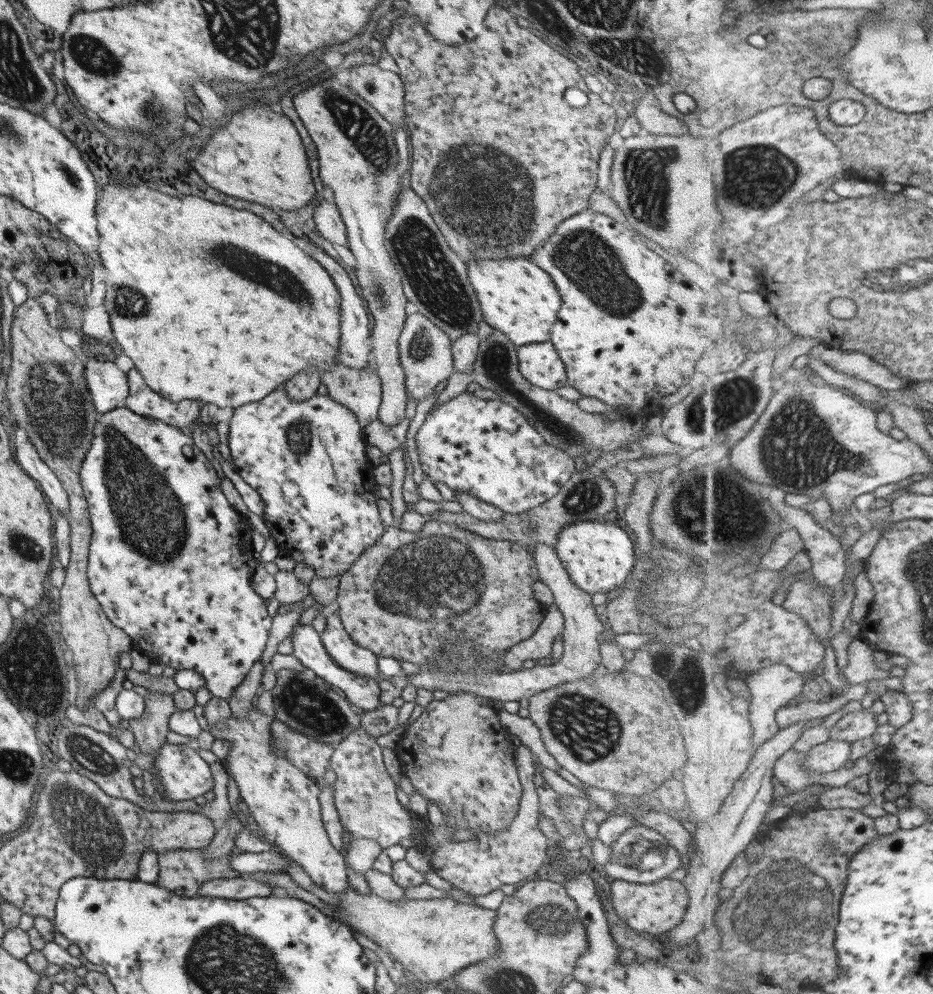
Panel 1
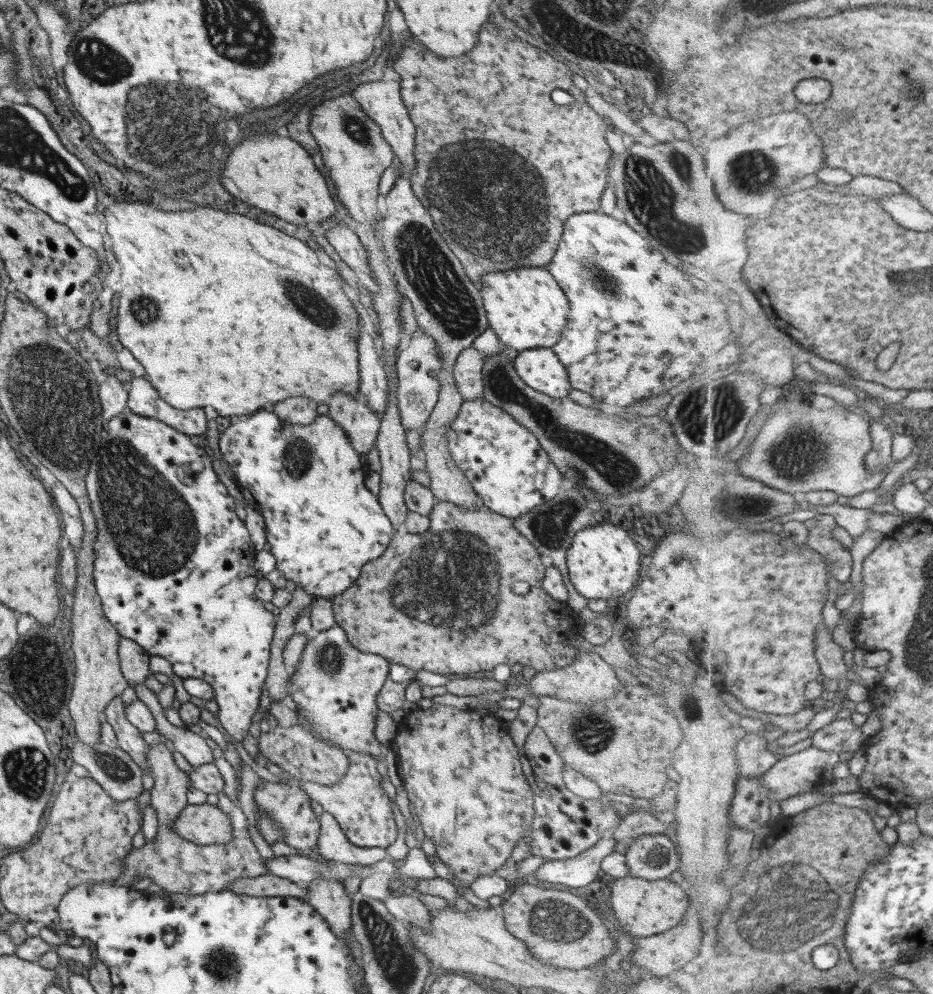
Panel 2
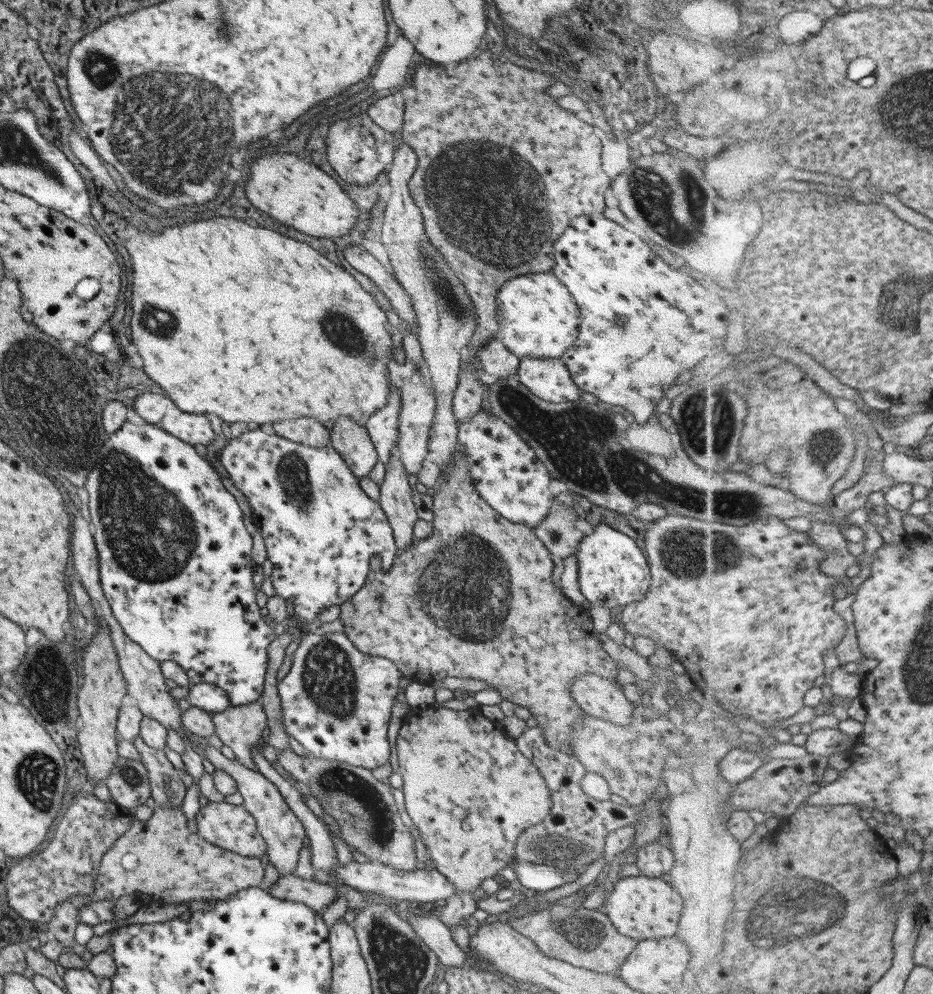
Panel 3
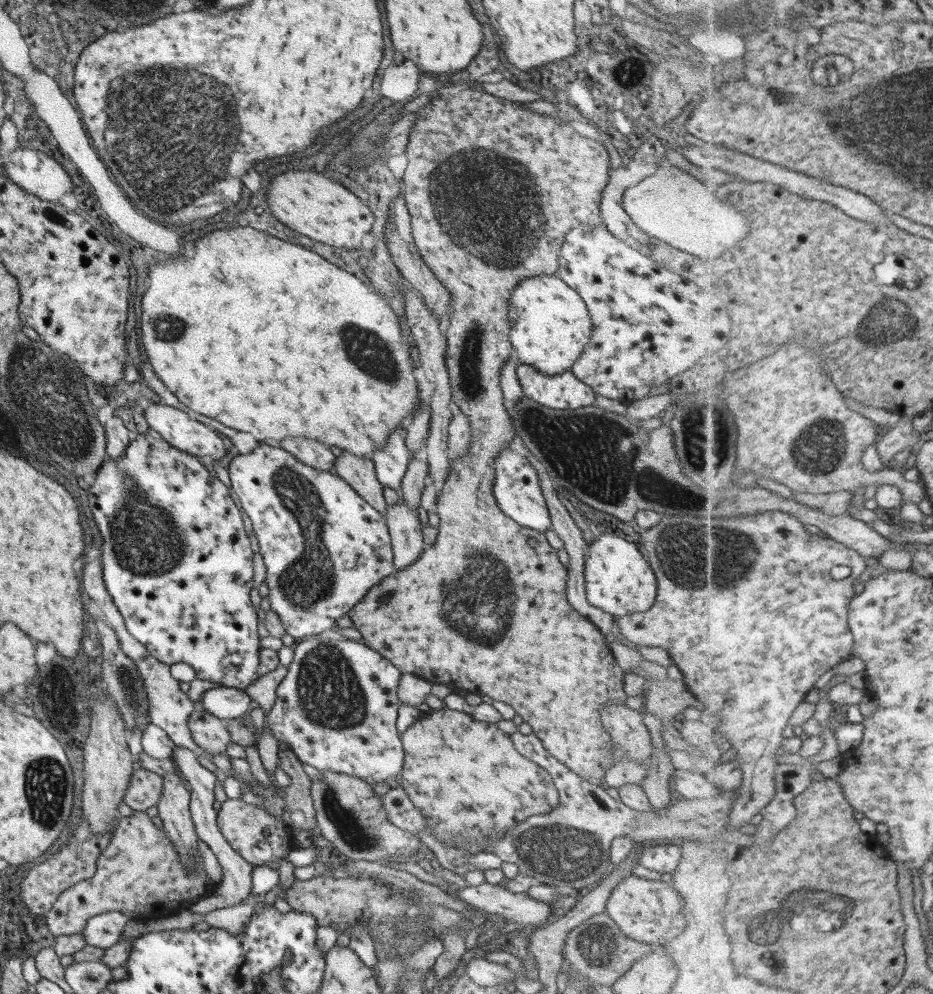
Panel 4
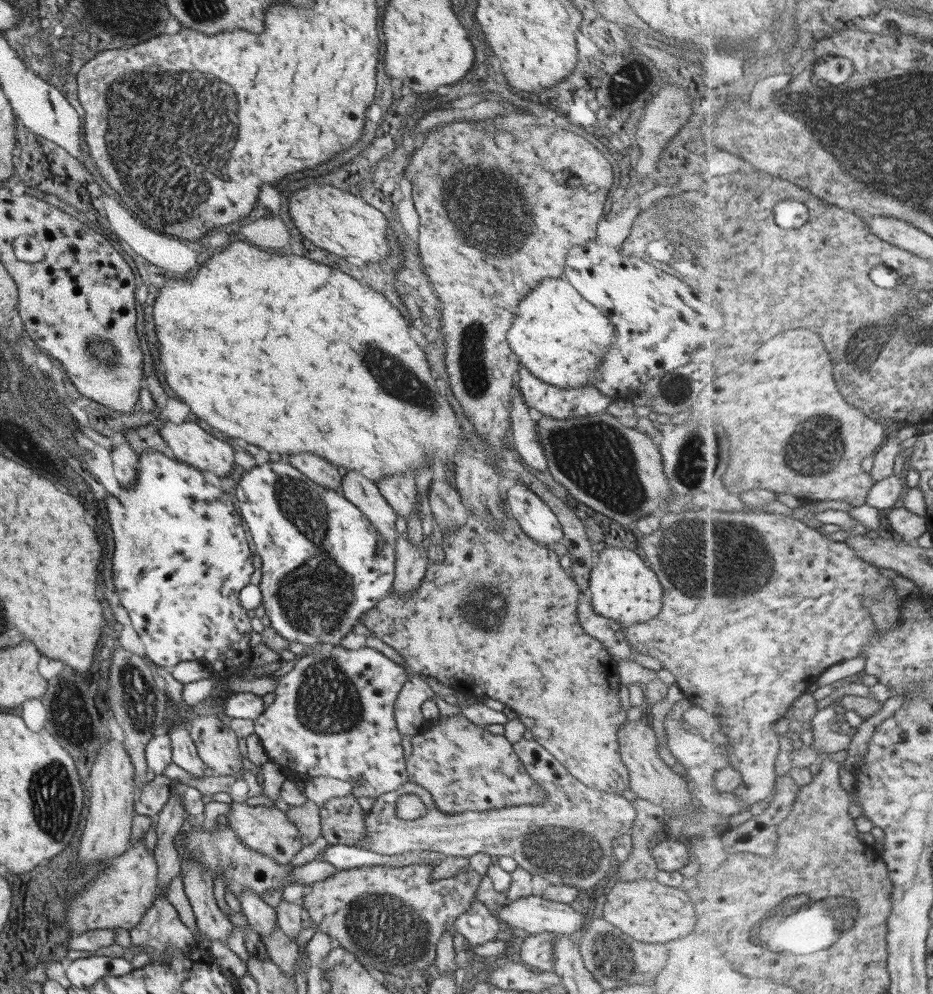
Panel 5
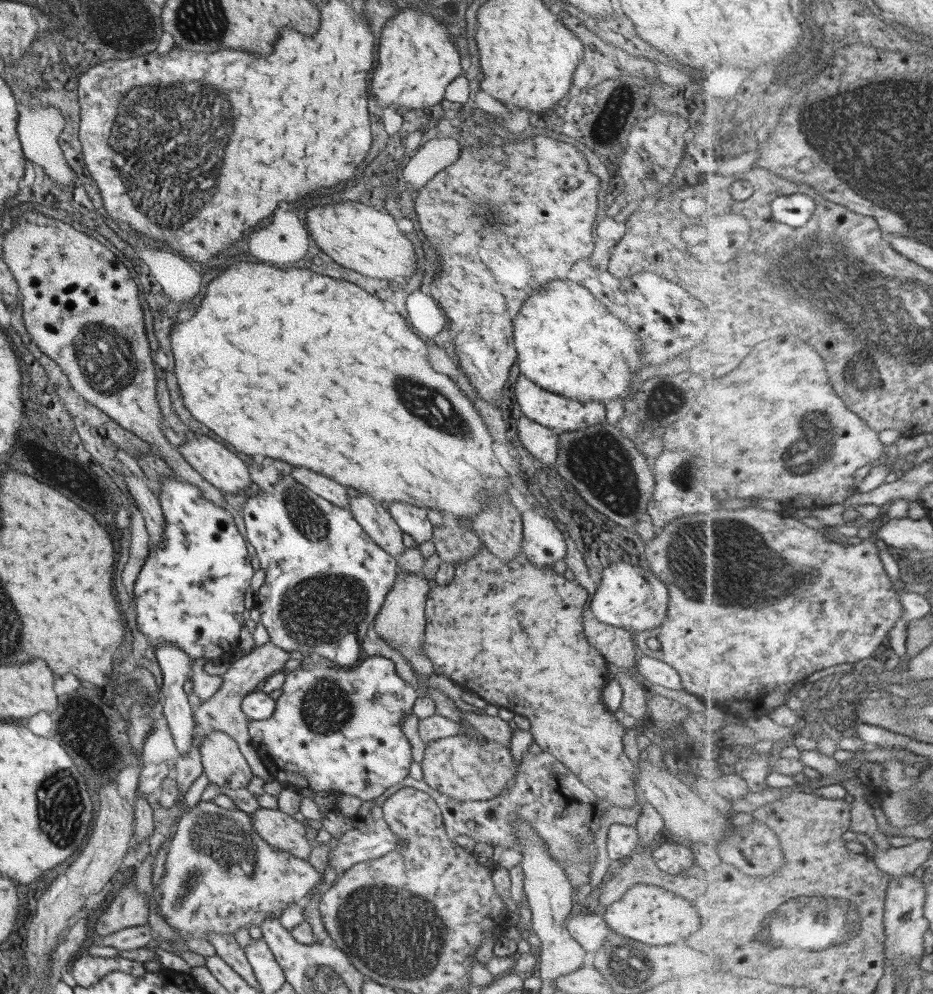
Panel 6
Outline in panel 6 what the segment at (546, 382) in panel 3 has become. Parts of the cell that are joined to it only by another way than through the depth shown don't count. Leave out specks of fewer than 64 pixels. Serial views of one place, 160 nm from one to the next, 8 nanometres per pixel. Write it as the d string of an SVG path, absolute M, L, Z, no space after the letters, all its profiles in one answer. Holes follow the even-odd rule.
M519 374L515 383L515 398L517 398L516 402L519 405L519 410L525 418L541 426L547 426L556 432L557 430L560 432L565 432L566 430L573 432L580 428L587 428L594 424L603 423L606 420L604 402L597 400L577 402L573 399L547 392L521 374Z

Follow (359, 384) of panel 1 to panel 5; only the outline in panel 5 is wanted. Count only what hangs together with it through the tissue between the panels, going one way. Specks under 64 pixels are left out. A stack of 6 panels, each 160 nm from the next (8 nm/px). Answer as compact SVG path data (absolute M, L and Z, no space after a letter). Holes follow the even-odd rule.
M342 472L339 493L354 504L382 540L393 545L396 541L395 516L385 502L375 483L361 476L360 472Z

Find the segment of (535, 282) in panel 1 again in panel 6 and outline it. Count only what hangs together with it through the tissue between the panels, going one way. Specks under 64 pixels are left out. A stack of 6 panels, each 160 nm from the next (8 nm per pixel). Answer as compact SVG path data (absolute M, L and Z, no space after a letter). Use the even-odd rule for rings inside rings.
M564 279L552 280L544 288L525 299L513 319L512 339L520 374L547 392L577 402L604 402L626 397L635 372L642 366L638 336L577 284Z

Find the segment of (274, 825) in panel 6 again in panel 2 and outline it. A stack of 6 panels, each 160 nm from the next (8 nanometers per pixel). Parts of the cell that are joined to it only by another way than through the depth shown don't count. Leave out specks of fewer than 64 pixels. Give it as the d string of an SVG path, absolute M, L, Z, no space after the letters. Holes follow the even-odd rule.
M208 803L188 804L184 806L174 820L172 829L185 840L198 845L213 845L231 842L231 824L229 816L216 805Z

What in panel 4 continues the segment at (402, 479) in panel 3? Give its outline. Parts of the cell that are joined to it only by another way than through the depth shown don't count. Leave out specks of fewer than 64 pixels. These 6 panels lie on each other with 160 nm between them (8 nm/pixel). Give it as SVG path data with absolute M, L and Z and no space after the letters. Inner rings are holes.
M400 497L398 499L397 505L386 505L384 517L395 571L413 564L425 547L416 511L407 508L406 502Z

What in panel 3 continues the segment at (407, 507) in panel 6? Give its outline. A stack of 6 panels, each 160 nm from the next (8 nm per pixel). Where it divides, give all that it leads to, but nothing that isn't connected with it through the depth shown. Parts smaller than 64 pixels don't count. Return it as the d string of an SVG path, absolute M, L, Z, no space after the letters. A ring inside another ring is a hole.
M387 377L386 382L390 388L387 402L381 408L378 408L378 410L374 410L373 414L369 415L365 426L367 434L371 442L373 442L373 447L375 447L376 460L379 460L384 466L388 463L391 451L396 449L396 441L398 440L398 414L400 411L400 398L395 393L396 389L393 385L389 384Z

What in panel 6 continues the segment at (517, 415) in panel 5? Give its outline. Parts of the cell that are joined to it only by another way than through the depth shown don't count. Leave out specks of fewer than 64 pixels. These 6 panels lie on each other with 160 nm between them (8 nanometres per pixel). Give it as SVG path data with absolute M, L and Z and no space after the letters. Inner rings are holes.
M521 416L517 419L517 434L525 450L543 464L553 464L557 458L557 436L547 426L541 426Z

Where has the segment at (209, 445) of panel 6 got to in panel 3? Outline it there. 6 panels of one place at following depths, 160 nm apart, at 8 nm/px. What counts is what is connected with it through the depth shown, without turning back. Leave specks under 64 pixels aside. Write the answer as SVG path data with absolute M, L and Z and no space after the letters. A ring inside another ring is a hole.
M151 391L138 394L132 408L146 423L154 424L175 438L195 447L213 442L213 431L206 414L189 414L179 410L167 396Z

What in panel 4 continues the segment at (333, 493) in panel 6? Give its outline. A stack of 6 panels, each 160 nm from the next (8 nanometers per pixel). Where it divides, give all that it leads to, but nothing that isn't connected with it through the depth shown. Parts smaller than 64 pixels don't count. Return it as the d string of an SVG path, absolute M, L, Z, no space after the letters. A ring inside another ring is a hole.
M285 438L279 447L294 456L295 460L315 470L330 470L334 463L333 454L319 442L311 442L305 438Z

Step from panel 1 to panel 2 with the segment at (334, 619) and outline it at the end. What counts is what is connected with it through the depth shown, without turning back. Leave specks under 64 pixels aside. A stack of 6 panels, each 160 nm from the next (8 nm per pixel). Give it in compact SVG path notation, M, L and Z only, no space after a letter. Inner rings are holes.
M337 624L327 630L316 631L309 636L309 642L301 654L296 670L288 678L286 701L297 711L297 715L311 725L310 732L324 742L334 744L339 750L352 750L352 752L366 752L379 760L384 753L384 747L375 739L373 727L375 726L375 696L379 693L389 671L389 663L377 654L363 653L350 646L344 630Z

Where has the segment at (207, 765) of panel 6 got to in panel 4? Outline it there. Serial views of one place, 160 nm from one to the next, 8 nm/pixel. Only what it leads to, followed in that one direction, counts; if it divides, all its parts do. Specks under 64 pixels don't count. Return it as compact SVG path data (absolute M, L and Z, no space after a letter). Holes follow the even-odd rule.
M196 707L187 717L187 727L193 742L203 752L225 754L225 746L230 742L230 732L221 719Z

